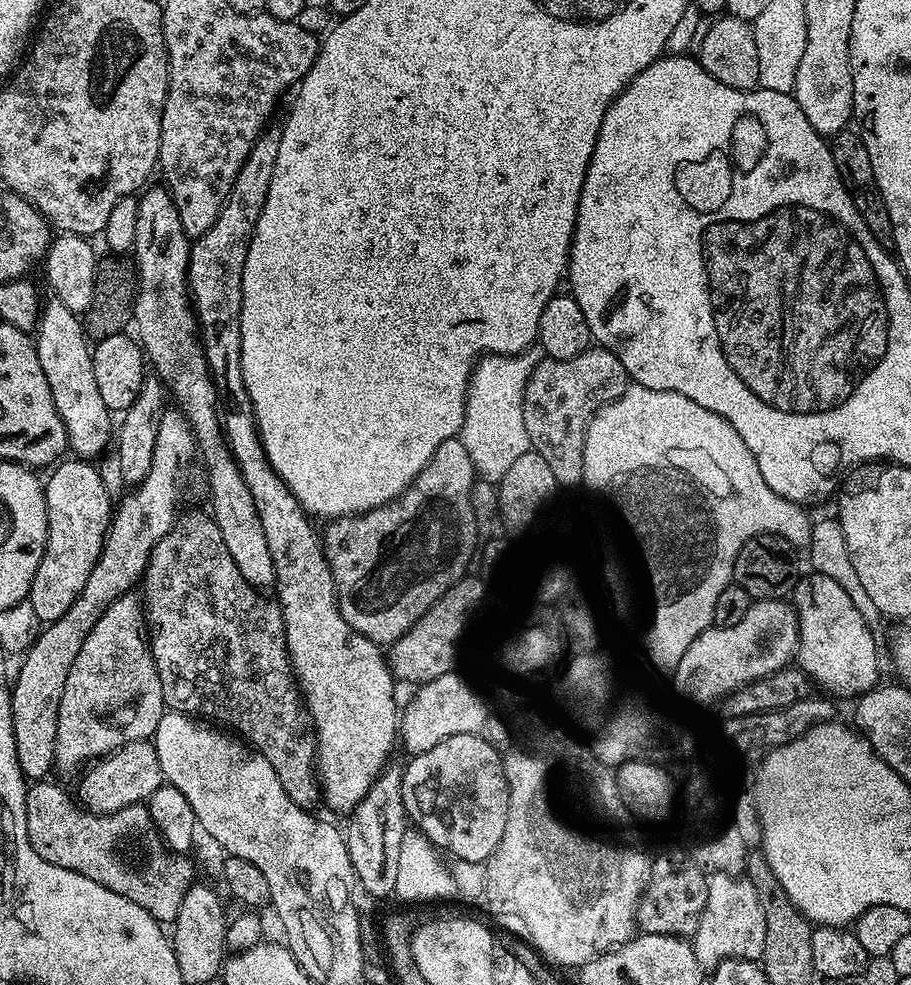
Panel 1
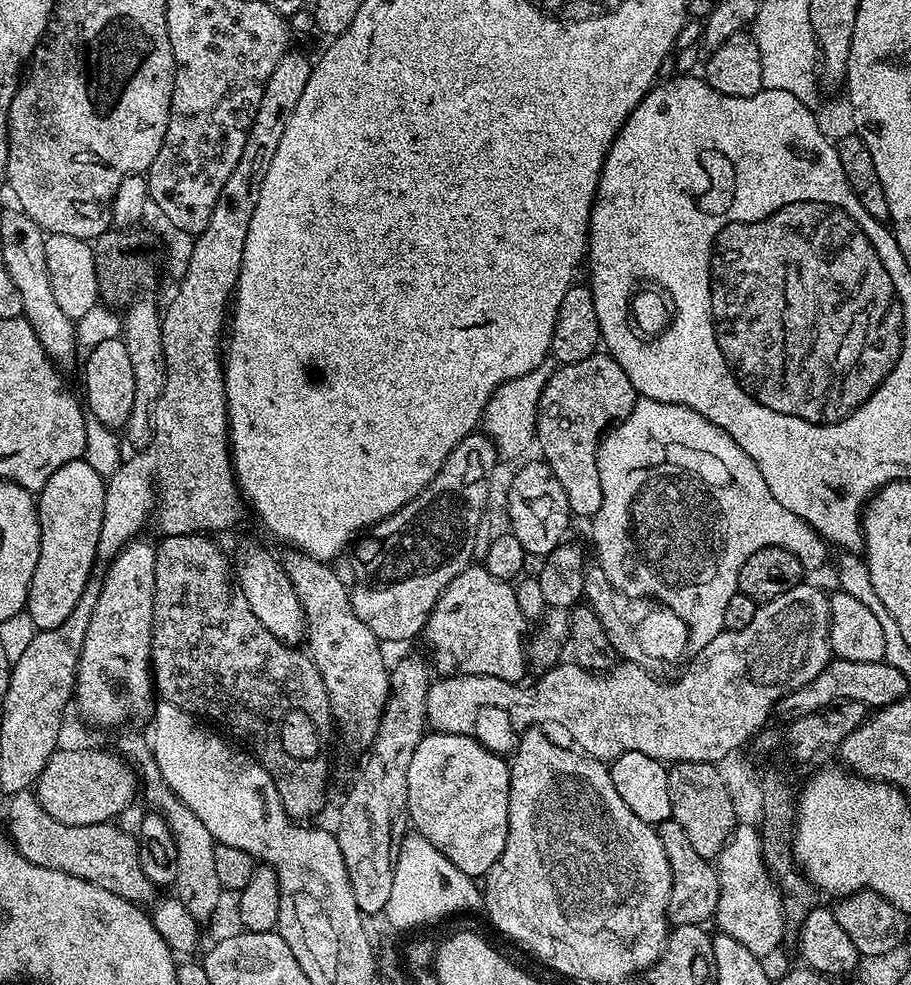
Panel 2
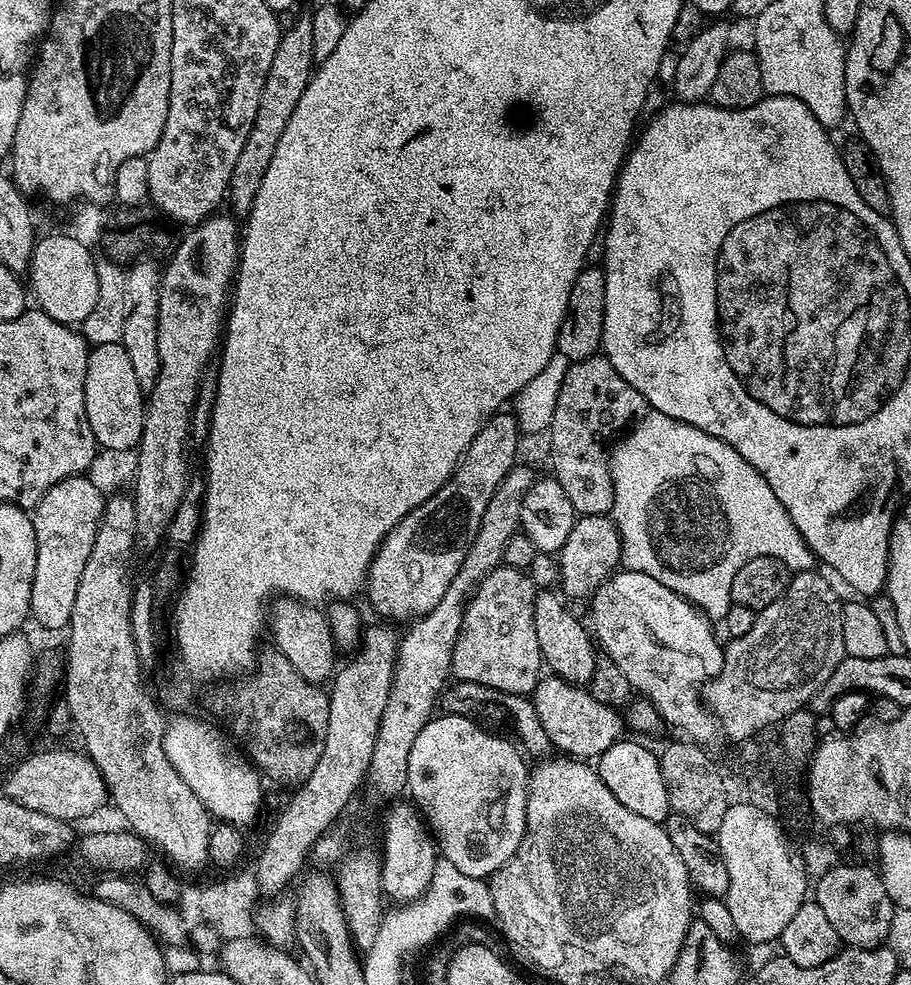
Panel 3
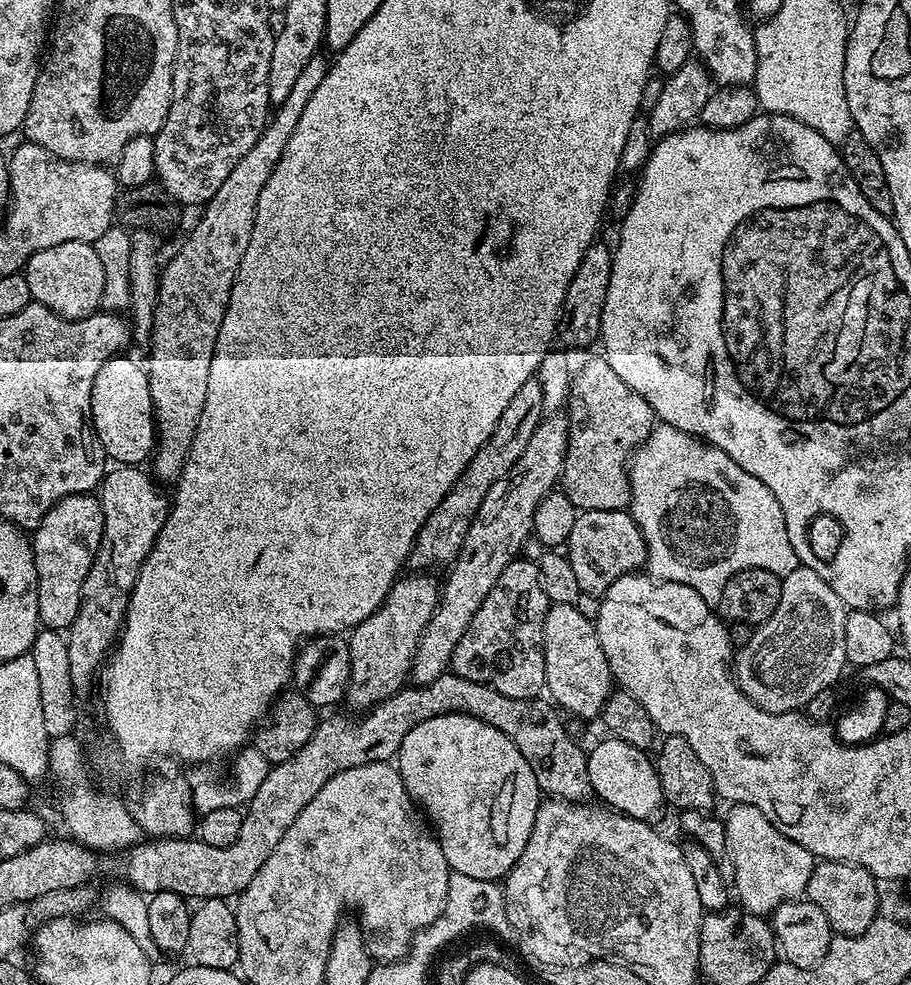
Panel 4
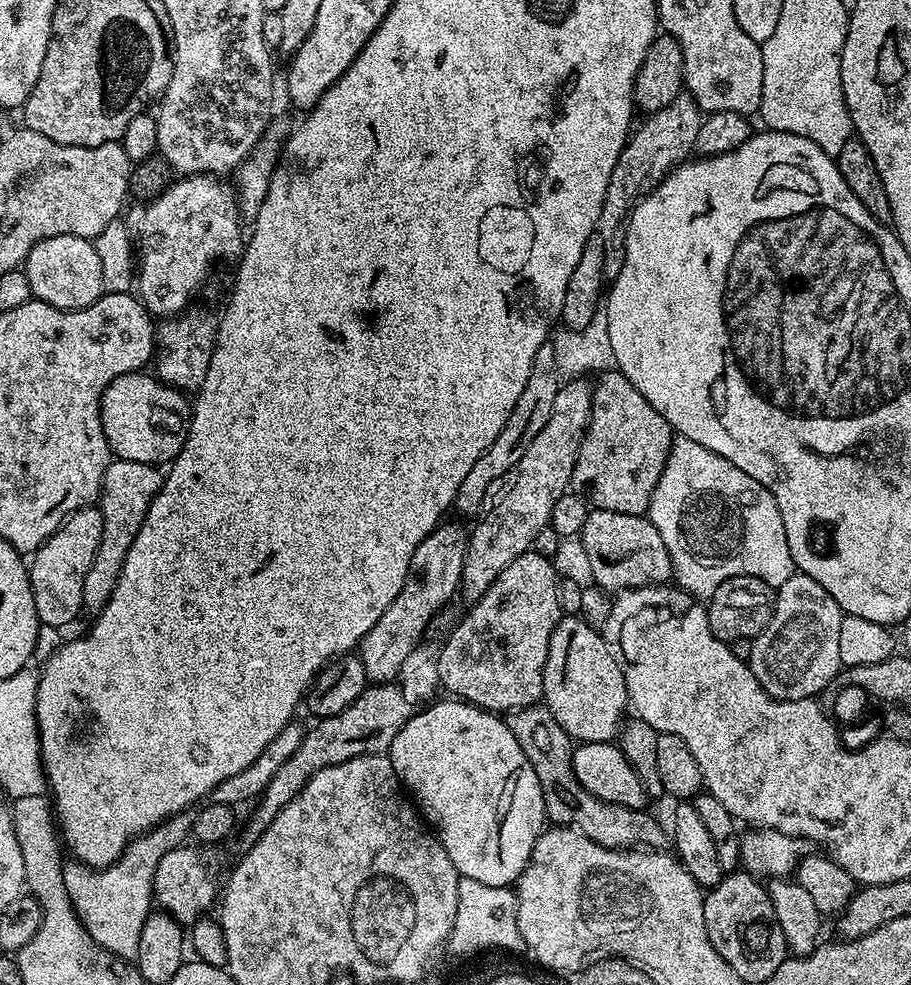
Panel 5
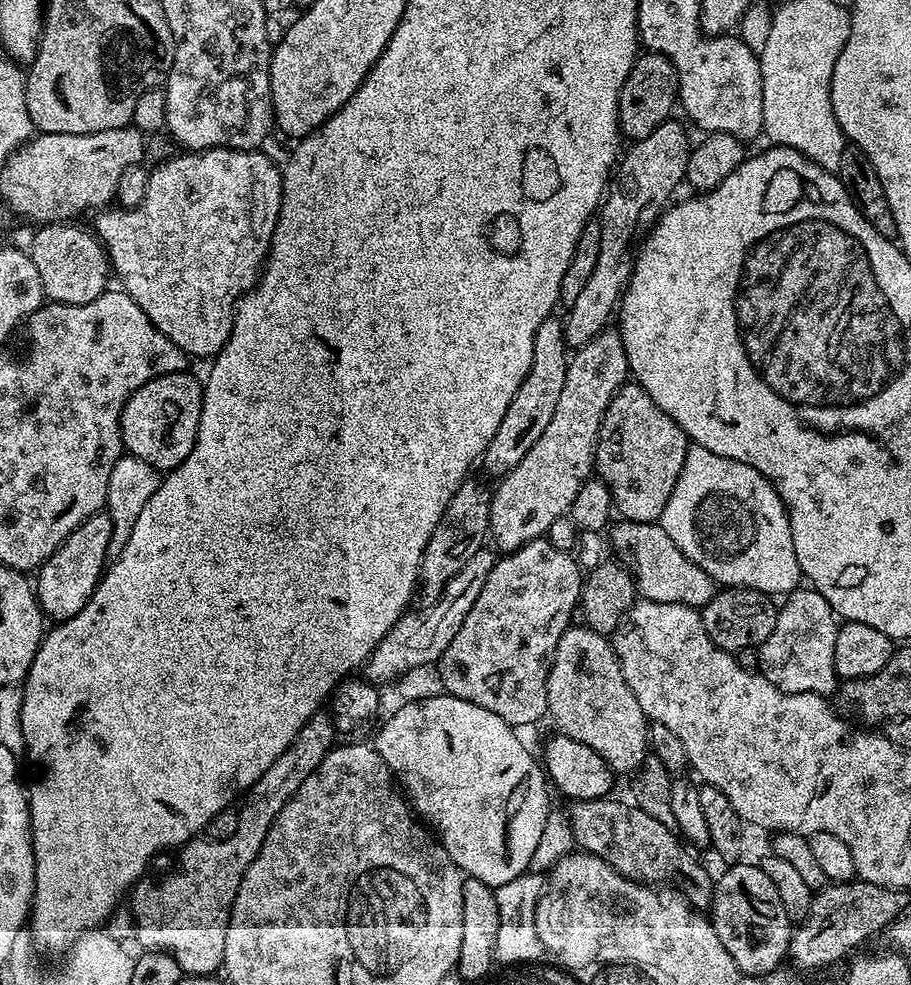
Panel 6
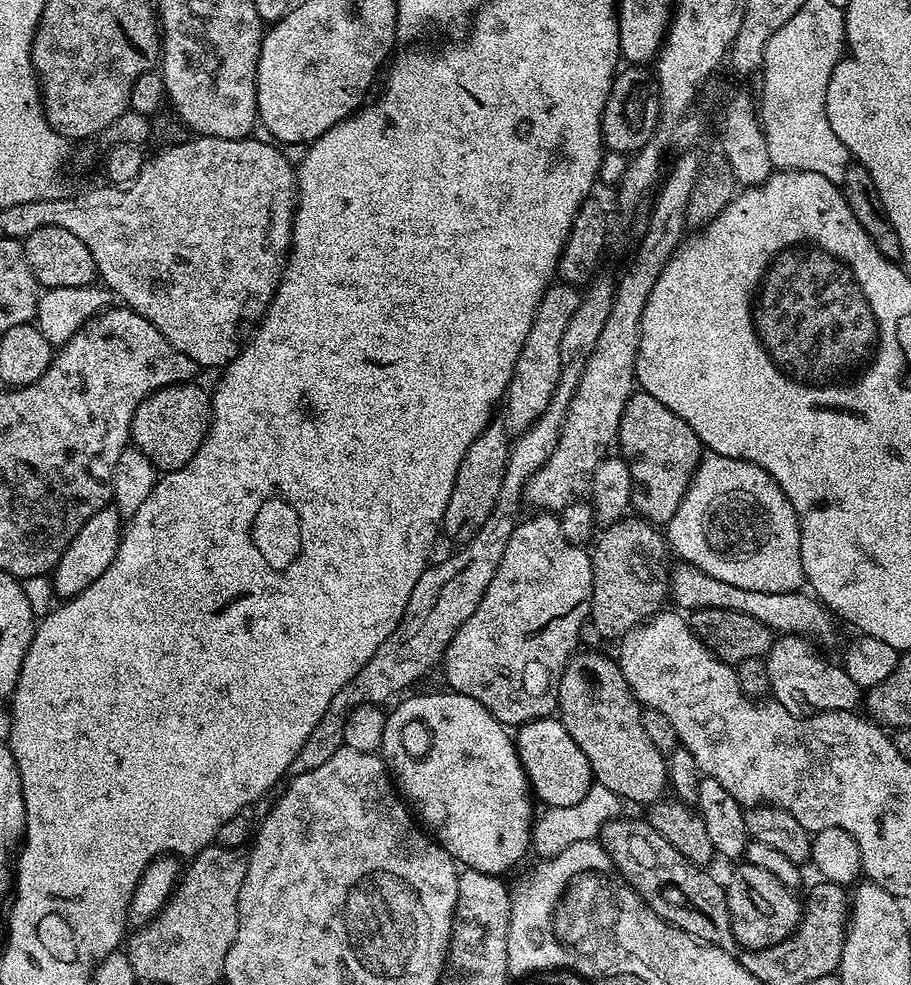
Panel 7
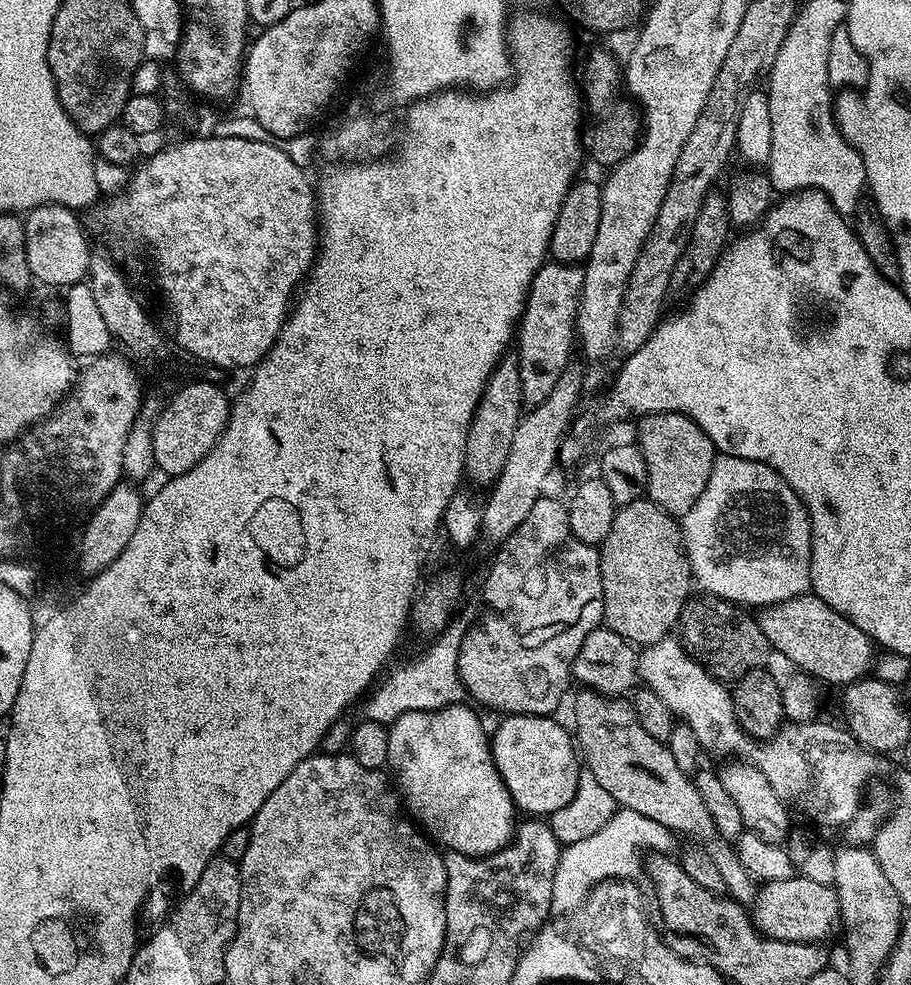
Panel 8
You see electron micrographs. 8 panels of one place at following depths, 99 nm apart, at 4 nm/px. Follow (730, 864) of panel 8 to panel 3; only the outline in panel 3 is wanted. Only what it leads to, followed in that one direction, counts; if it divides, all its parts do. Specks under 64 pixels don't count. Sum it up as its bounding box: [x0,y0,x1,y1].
[534,589,597,686]

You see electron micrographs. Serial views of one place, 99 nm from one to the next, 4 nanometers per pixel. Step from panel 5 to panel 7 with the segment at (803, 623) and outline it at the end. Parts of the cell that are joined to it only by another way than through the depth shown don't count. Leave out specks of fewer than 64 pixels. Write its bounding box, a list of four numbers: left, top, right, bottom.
[768,635,862,712]

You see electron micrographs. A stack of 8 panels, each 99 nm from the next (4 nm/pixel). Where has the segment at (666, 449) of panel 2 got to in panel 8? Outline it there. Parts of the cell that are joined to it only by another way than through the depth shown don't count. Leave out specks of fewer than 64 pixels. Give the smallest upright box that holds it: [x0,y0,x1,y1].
[682,455,812,610]

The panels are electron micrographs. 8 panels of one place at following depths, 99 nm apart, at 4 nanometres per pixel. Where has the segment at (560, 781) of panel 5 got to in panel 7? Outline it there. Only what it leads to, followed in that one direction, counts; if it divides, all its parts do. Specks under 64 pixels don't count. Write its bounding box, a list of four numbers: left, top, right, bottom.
[598,819,733,946]

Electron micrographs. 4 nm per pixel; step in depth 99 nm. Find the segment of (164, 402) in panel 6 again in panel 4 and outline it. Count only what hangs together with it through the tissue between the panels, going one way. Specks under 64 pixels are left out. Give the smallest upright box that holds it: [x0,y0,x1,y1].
[90,354,156,466]

